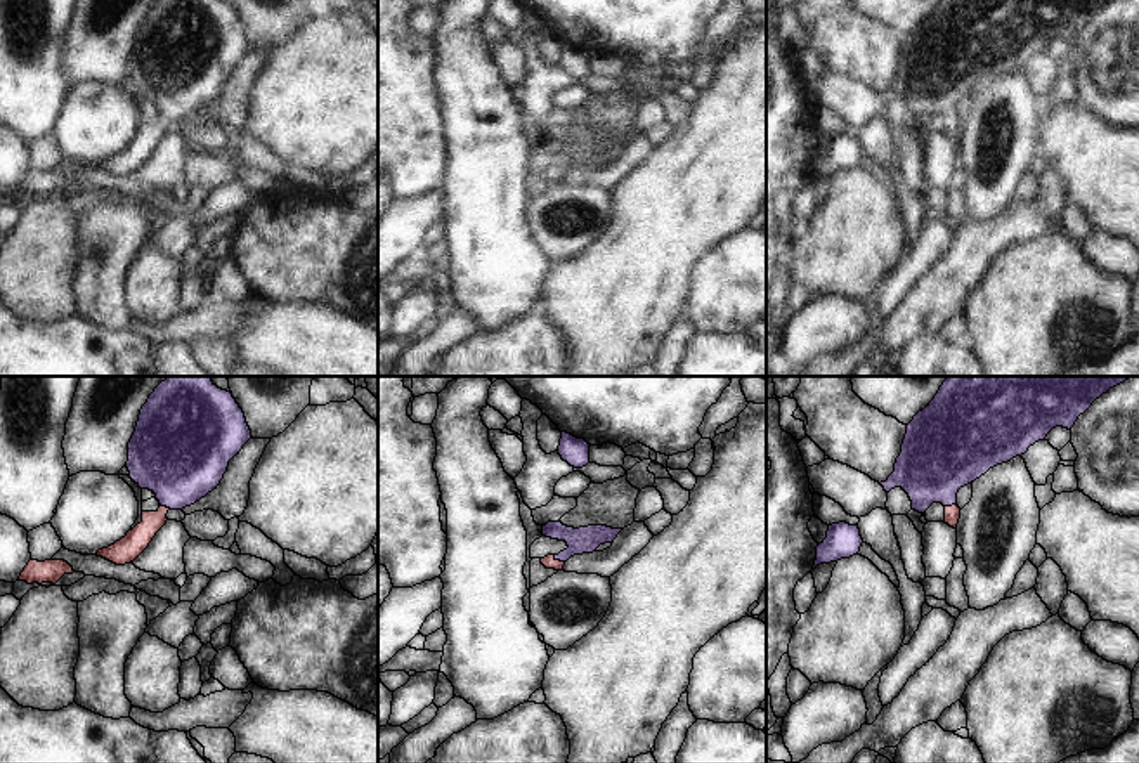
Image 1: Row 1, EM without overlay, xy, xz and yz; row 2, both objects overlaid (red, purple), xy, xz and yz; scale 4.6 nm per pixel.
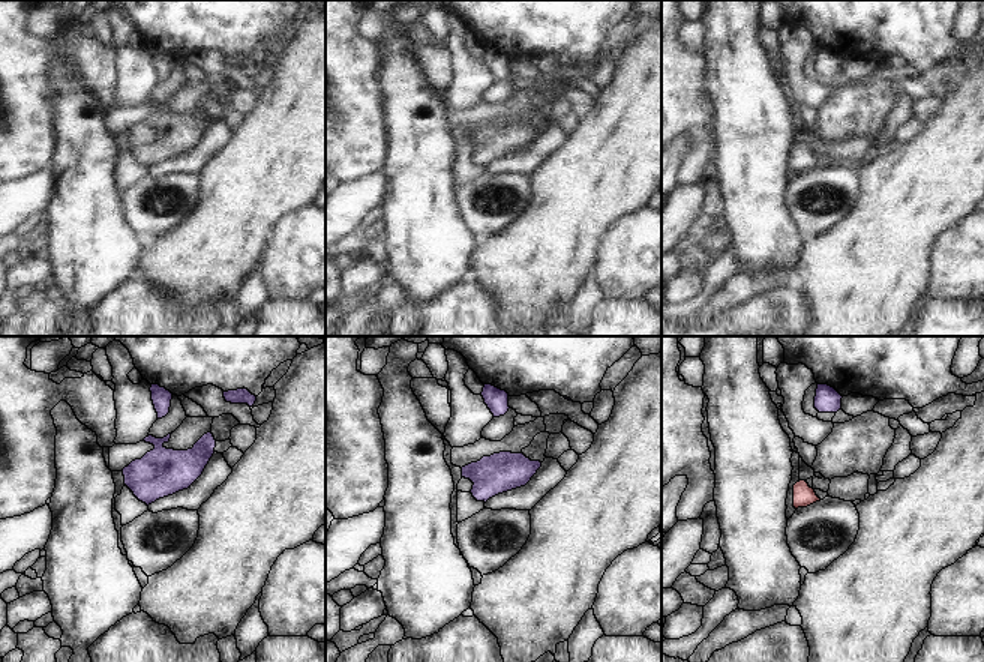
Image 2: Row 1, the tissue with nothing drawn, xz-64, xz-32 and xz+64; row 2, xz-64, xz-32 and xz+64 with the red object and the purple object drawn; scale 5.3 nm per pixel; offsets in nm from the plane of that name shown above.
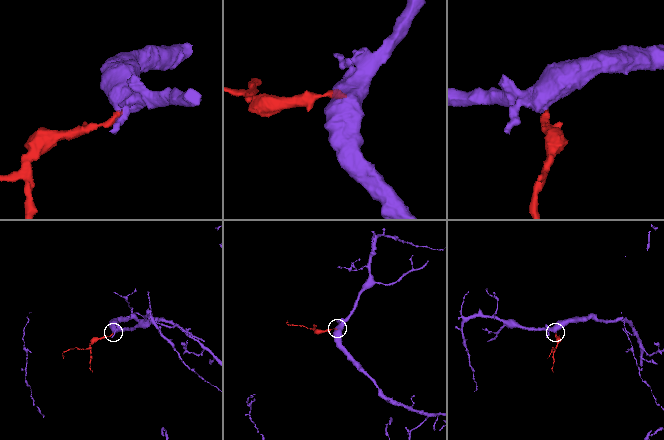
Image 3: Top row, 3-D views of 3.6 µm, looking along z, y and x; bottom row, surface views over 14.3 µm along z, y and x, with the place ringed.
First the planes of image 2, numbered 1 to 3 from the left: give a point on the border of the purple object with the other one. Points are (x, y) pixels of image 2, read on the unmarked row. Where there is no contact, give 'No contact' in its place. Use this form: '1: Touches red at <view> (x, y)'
1: No contact
2: No contact
3: No contact.

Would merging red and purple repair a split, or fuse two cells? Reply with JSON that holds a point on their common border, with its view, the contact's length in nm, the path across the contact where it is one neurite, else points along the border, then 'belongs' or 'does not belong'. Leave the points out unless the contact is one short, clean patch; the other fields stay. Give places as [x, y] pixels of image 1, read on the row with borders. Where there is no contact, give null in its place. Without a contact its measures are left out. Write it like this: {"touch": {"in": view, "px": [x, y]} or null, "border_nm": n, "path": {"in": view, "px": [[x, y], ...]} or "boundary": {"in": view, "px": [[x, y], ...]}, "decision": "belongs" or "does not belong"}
{"touch": {"in": "xz", "px": [559, 560]}, "border_nm": 70, "path": {"in": "xz", "px": [[548, 562], [559, 560], [585, 540]]}, "decision": "belongs"}

